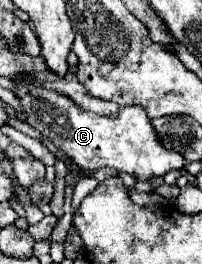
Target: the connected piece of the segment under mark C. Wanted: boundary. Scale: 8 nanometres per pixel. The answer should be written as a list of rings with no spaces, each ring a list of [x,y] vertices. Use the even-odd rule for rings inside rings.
[[[27,80],[17,82],[17,96],[27,114],[27,122],[85,170],[109,166],[119,172],[131,174],[139,182],[149,182],[151,178],[165,176],[171,170],[185,170],[183,156],[161,144],[157,132],[153,132],[151,118],[141,106],[121,108],[117,118],[107,118],[81,110],[67,96],[27,84]]]

